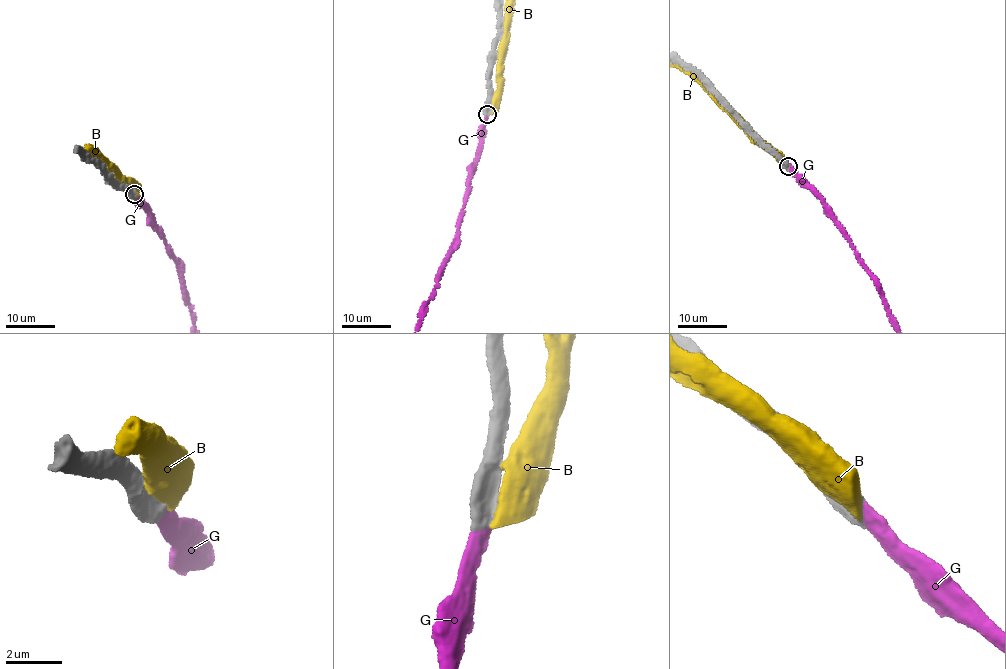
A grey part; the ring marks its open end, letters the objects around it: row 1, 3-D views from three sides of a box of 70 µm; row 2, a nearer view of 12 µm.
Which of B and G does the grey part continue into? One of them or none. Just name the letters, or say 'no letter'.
G

